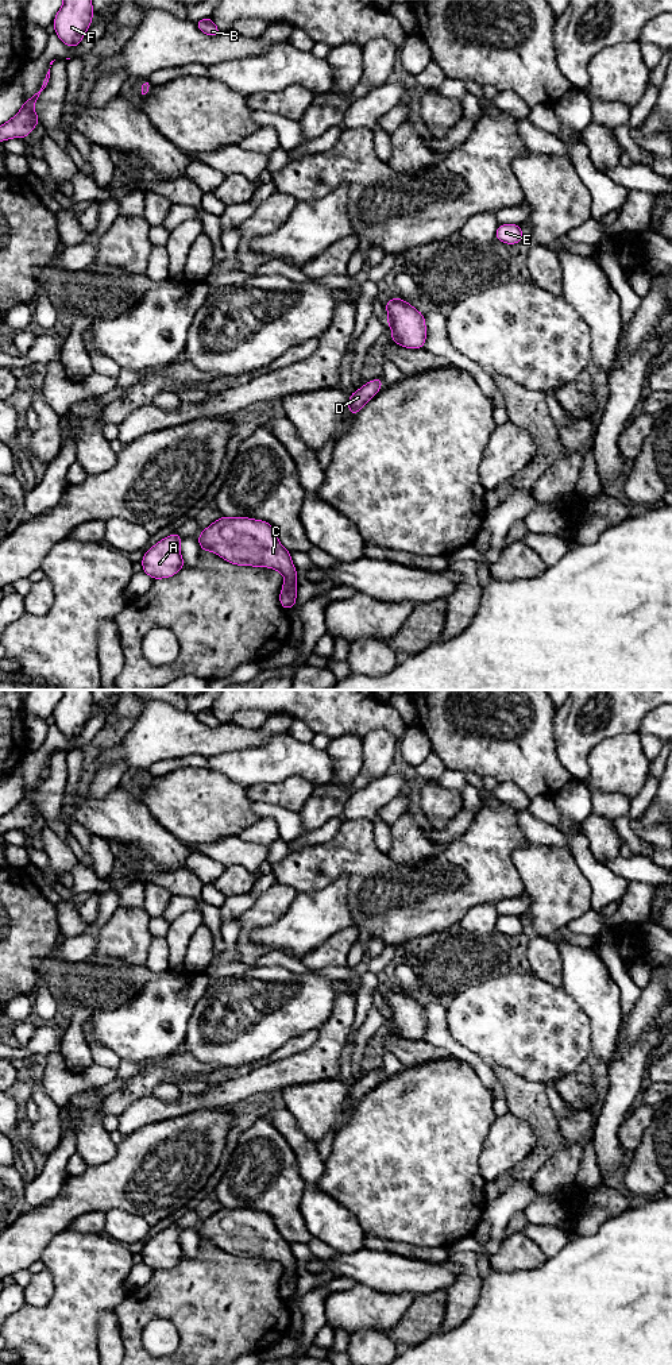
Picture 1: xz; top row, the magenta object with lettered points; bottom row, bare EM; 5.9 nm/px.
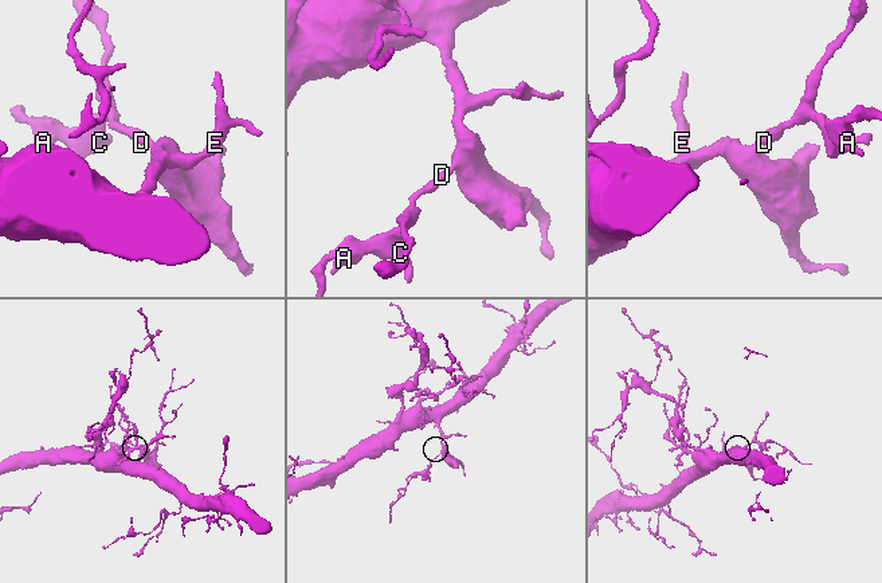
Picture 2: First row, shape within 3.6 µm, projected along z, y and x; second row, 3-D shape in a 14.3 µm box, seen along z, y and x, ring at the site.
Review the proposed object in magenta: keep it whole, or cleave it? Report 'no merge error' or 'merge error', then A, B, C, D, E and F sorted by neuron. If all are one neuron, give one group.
no merge error; groups A B C D E F

